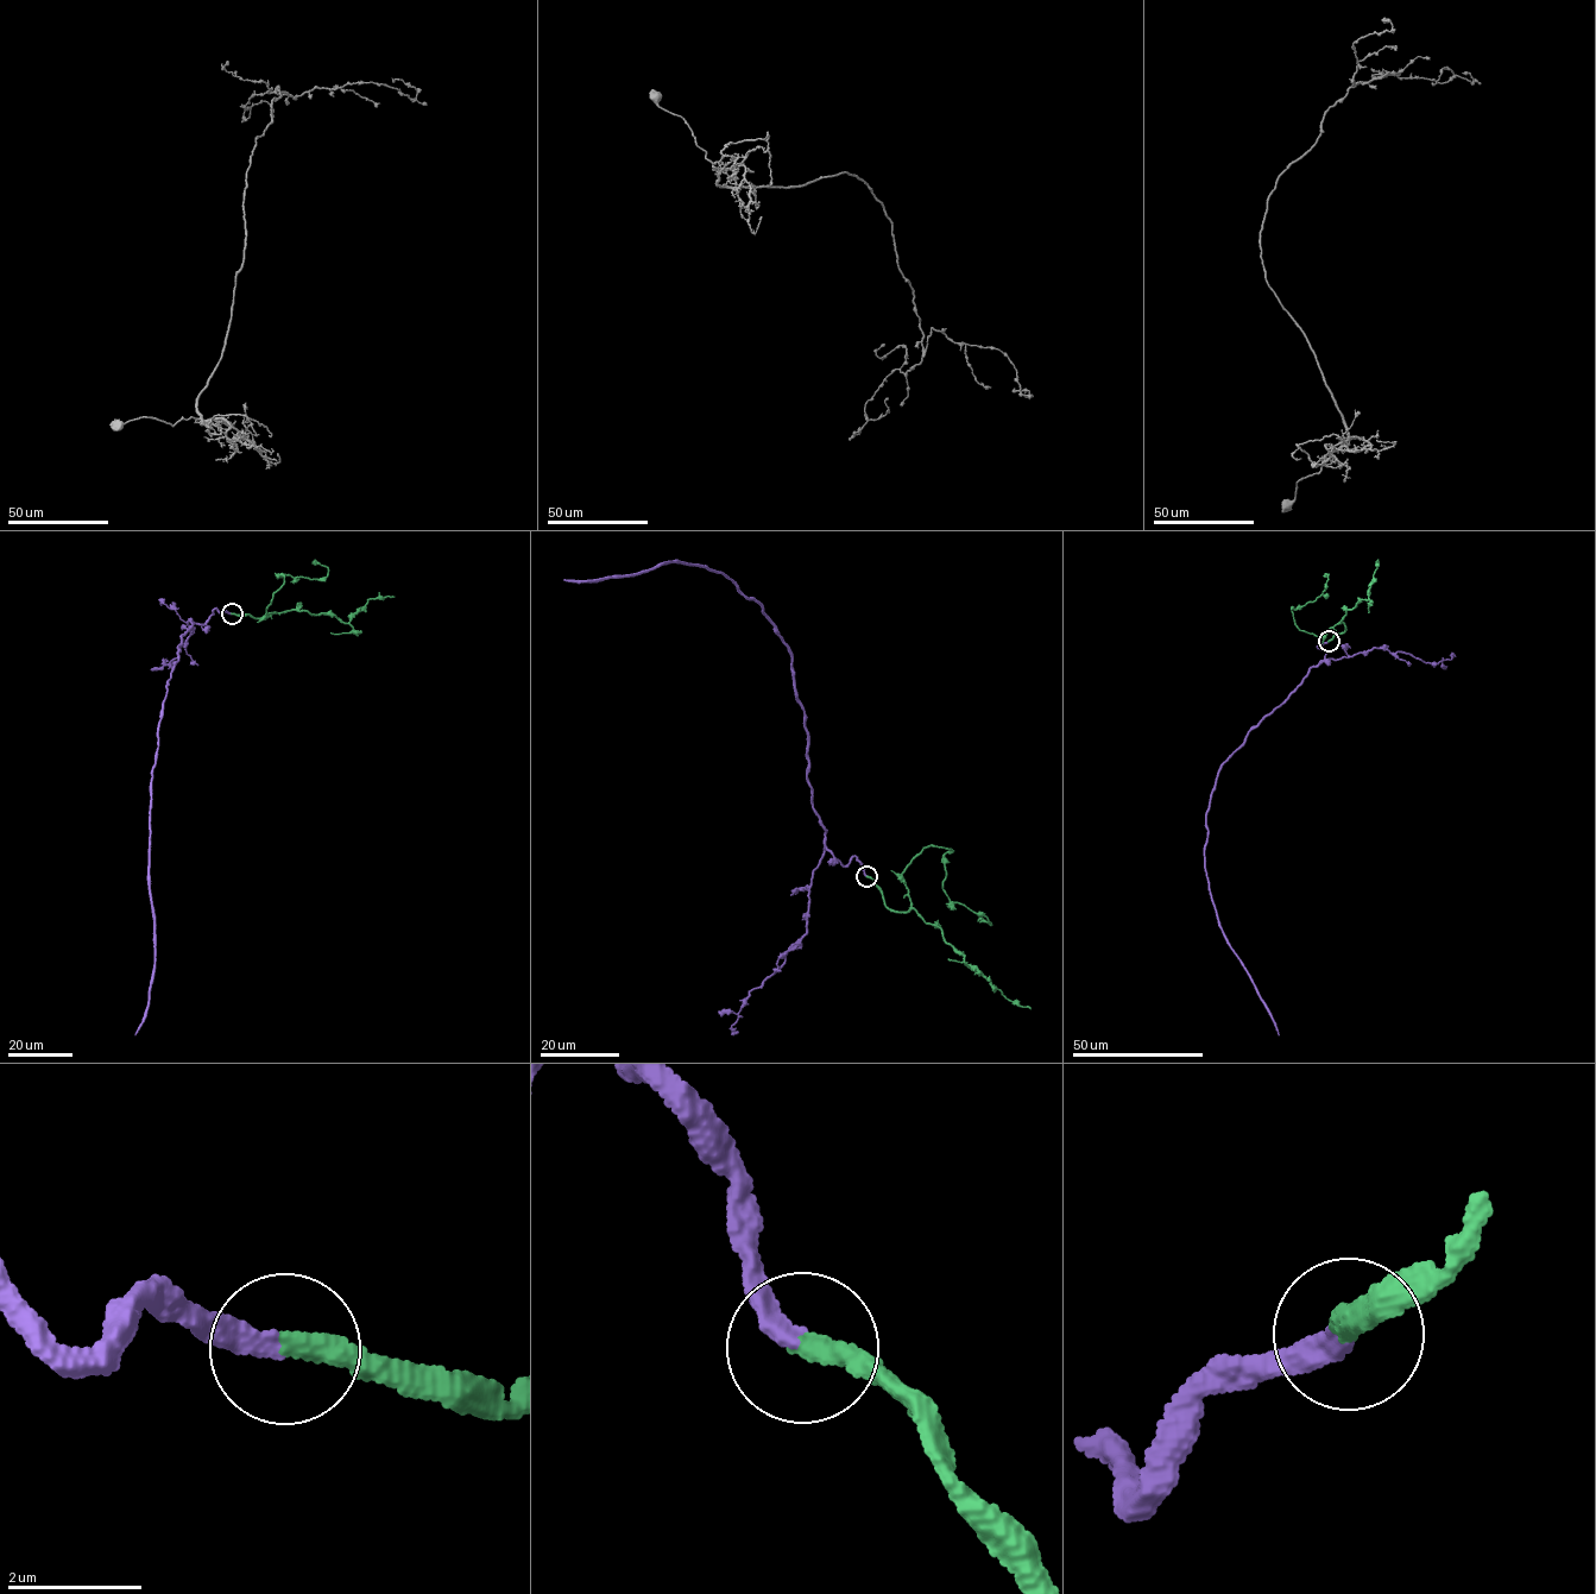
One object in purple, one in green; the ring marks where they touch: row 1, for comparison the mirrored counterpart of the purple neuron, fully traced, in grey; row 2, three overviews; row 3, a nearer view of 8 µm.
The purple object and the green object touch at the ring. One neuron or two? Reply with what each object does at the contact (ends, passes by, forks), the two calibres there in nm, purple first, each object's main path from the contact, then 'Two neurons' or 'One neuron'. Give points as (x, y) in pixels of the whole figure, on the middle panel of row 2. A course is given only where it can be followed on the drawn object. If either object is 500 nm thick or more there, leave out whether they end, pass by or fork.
At the ring purple ends. At the ring green ends. Thickness 280 nm (purple) against 340 nm. Course of purple: (866, 876), (855, 857), (844, 865), (826, 848), (790, 655), (759, 604), (723, 572), (676, 559), (563, 579). Course of green: (866, 876), (887, 906), (908, 911), (902, 871), (927, 846), (948, 849), (942, 888), (990, 925), (978, 921). One neuron

